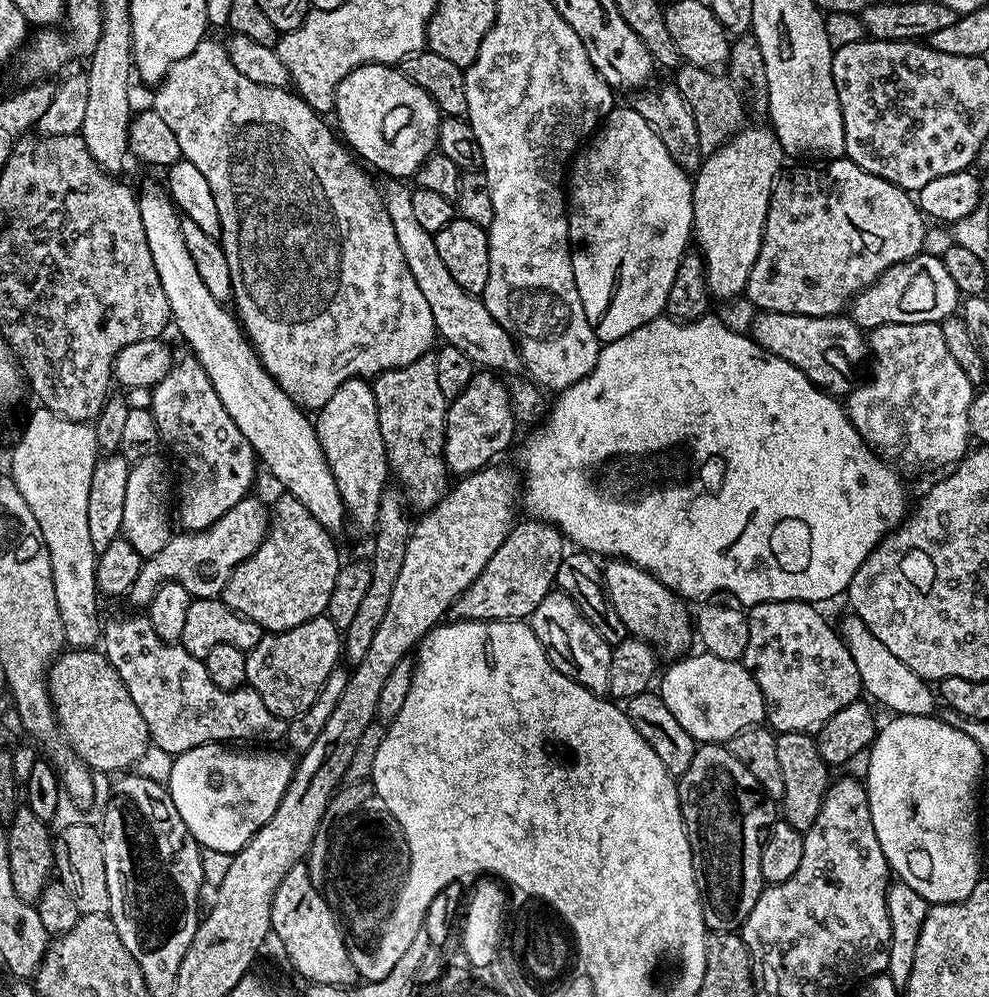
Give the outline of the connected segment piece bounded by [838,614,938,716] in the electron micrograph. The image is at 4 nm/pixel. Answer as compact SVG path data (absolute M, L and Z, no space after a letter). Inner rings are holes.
M848 614L848 617L838 624L838 631L846 650L850 650L850 658L854 658L854 666L858 666L861 689L865 693L869 692L867 695L877 705L880 703L882 707L889 708L889 713L897 716L933 715L932 707L938 704L938 700L933 689L932 692L928 689L931 688L929 681L914 674L914 670L910 670L906 662L898 662L898 658L894 658L894 654L890 654L890 650L886 650L886 646L882 646L882 642L874 638L874 634L870 634L870 626L866 626L862 618Z

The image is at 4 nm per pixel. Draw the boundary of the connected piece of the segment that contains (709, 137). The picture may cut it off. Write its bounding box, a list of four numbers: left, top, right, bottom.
[674,63,745,157]

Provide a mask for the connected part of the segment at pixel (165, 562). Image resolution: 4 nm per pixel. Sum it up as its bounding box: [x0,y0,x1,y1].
[130,494,270,606]

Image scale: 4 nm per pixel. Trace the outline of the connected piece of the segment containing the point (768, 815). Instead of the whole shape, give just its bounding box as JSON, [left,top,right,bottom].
[678,744,778,933]

